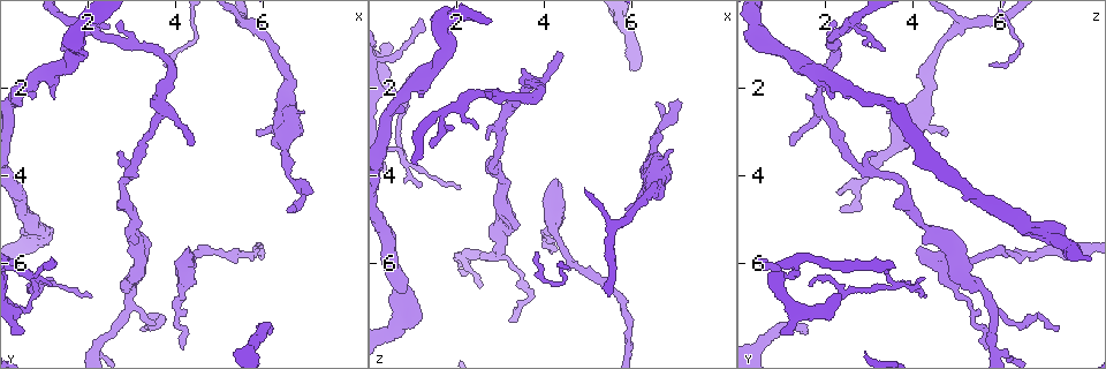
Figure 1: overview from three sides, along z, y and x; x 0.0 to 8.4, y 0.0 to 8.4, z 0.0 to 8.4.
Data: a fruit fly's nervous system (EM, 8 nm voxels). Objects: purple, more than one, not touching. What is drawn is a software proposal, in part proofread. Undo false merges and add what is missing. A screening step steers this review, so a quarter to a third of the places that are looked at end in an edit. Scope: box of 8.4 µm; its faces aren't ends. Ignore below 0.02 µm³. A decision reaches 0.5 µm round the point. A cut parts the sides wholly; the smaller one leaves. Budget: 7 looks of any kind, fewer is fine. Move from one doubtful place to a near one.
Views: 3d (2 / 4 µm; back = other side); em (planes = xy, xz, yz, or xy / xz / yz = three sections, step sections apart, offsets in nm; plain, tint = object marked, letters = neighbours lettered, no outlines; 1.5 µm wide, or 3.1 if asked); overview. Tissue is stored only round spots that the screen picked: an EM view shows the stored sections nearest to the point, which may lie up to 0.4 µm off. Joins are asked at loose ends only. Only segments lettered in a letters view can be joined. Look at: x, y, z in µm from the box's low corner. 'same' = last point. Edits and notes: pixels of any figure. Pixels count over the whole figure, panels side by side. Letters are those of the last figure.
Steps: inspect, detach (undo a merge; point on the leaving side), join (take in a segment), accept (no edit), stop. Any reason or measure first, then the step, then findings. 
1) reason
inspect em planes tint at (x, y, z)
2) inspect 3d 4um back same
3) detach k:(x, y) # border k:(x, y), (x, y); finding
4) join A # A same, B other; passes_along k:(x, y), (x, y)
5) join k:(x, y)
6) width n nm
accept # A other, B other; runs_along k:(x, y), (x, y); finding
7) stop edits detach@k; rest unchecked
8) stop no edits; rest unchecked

thin end
inspect em planes letters at (7.05, 4.45, 2.30)

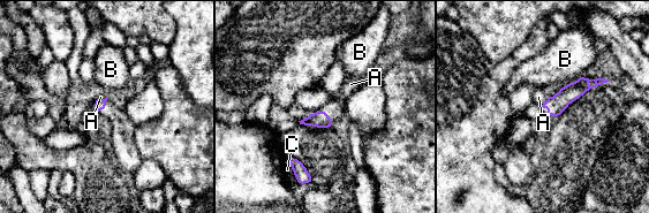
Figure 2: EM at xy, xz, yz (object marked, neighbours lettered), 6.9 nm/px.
accept # A other, B other, C other; border 2:(549, 97), (540, 105); none of them fits

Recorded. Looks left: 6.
end of a long branch
inspect em planes plain at (6.20, 7.60, 1.50)

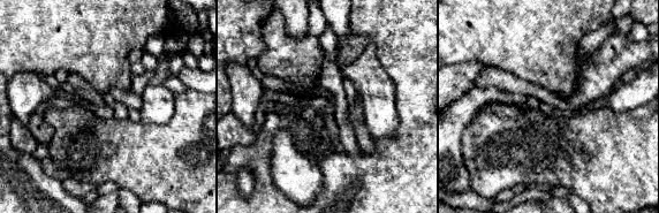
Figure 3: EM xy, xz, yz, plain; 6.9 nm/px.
inspect em planes letters same

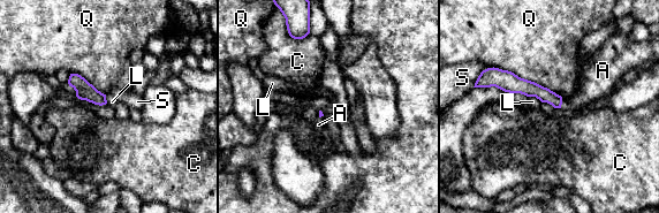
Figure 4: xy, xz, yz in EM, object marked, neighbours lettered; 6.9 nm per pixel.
join A # A same, C other, L other, Q other, S other; passes_along 4:(530, 89), (561, 103), (592, 86); the neuron continues

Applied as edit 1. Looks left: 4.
inspect overview

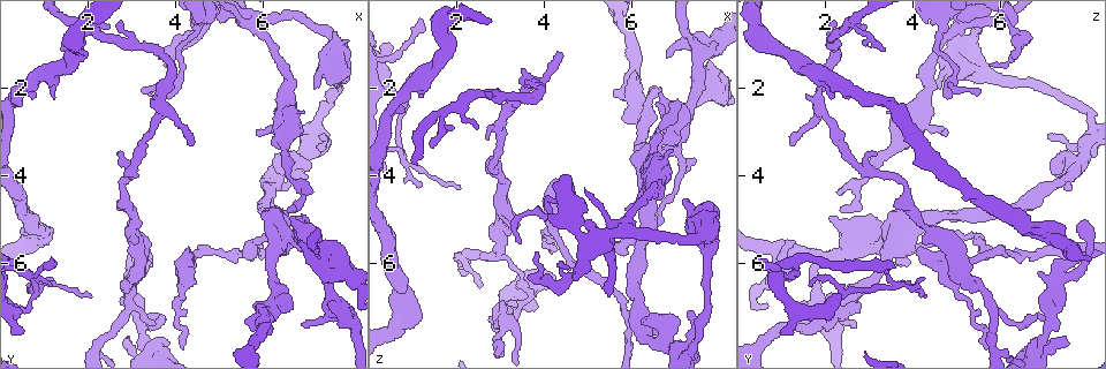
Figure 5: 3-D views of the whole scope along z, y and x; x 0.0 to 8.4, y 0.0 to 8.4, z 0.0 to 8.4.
inspect 3d 2um at (0.75, 6.35, 3.40)

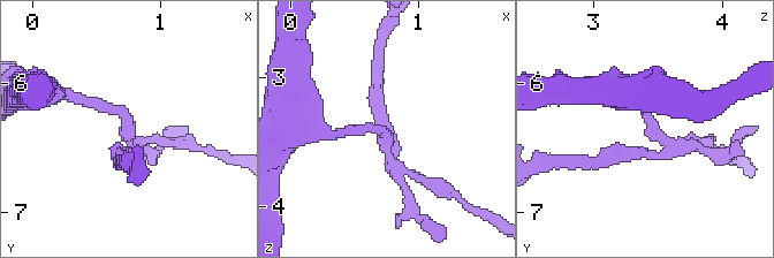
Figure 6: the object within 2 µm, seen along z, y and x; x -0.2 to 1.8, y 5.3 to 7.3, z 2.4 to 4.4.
inspect em yz step 4 letters at (0.74, 6.30, 3.42)

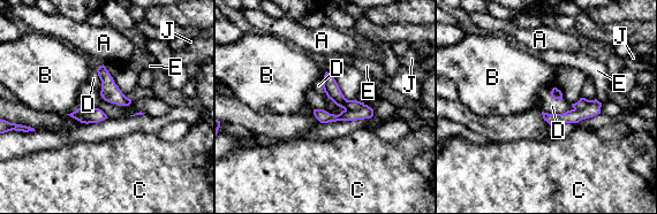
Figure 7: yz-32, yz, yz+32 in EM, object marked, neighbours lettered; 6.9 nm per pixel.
width 70 nm
detach 7:(365, 112) # A other, B other, C other, D other, E other, J other; two neurons meet here

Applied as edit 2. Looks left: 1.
stop edits join@4, detach@7; rest unchecked

